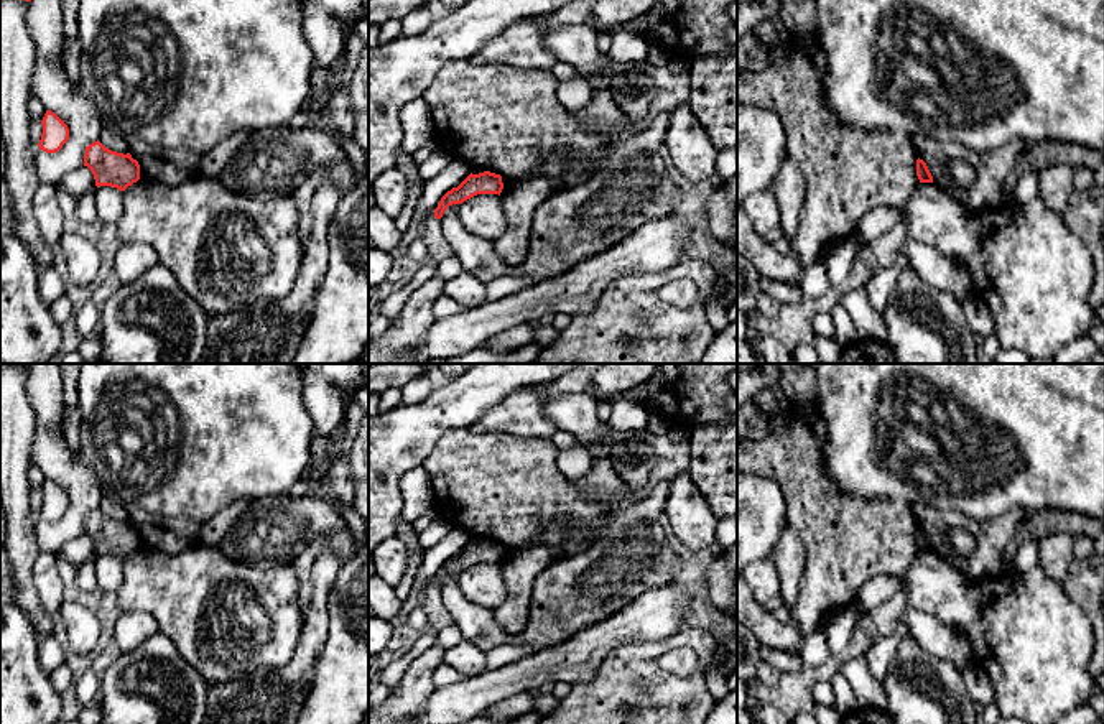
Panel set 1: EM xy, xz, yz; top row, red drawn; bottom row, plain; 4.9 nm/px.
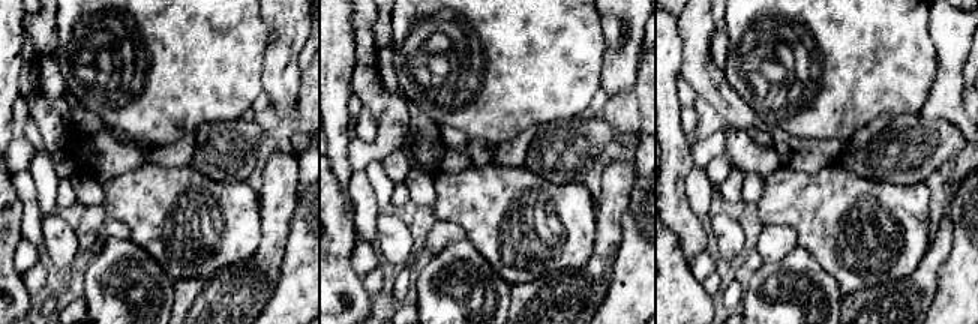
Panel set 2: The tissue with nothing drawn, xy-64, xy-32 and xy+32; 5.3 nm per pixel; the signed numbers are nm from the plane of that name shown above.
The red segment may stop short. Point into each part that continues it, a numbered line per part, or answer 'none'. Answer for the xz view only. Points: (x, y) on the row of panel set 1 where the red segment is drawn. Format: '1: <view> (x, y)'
none

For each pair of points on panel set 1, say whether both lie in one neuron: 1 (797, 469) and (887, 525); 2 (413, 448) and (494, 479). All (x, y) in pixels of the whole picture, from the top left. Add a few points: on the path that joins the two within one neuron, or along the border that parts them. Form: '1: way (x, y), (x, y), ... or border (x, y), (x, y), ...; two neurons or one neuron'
1: way (820, 492), (853, 525), (864, 525); one neuron
2: border (458, 426), (448, 428), (440, 436), (422, 466); two neurons

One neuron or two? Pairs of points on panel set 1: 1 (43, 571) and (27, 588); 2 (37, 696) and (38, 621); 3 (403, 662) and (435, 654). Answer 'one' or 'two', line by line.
1: two
2: two
3: two

